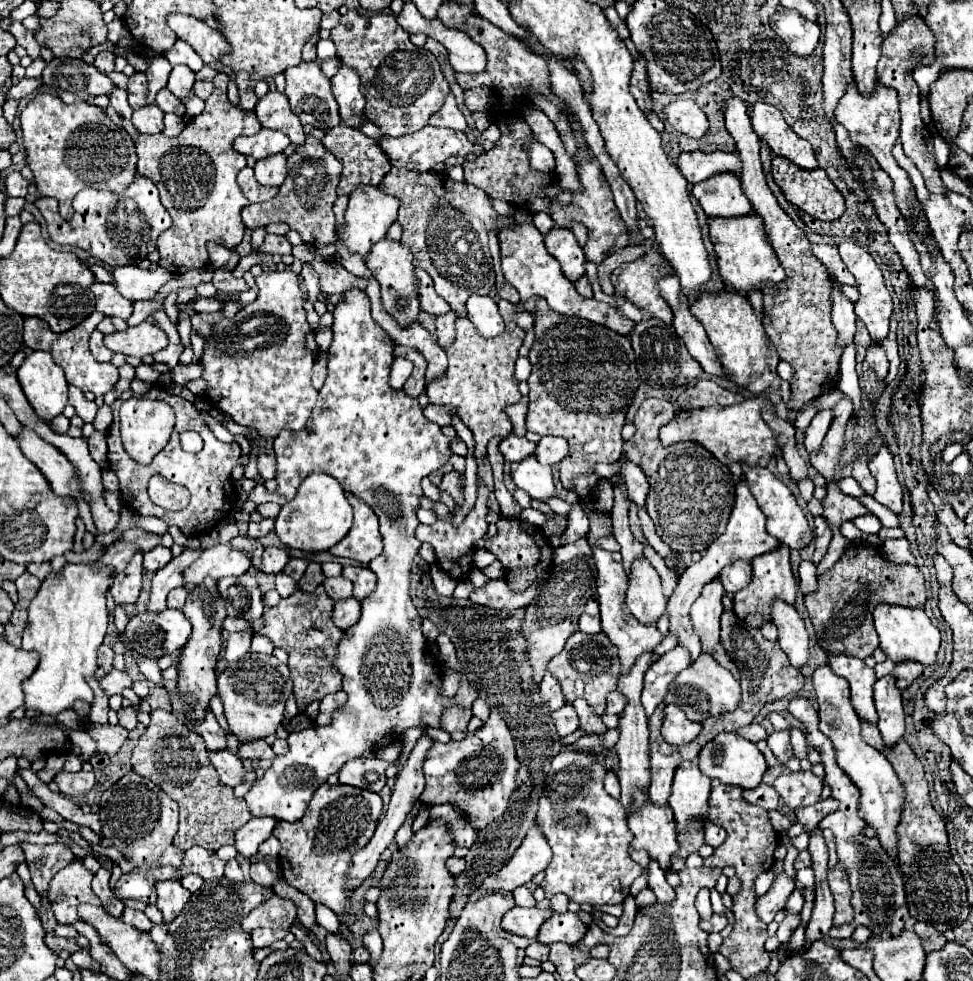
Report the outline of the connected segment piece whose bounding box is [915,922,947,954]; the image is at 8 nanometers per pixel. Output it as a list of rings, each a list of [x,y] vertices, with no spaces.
[[[917,922],[917,924],[915,924],[915,932],[921,936],[921,942],[923,942],[923,948],[925,948],[927,954],[929,954],[929,952],[935,952],[935,950],[941,950],[941,948],[947,944],[945,936],[943,936],[941,932],[937,932],[931,924]]]

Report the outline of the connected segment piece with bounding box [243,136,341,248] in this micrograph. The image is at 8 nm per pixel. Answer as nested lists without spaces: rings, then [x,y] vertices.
[[[307,136],[305,144],[293,152],[289,160],[289,170],[285,182],[279,186],[279,194],[261,204],[251,204],[243,208],[243,222],[247,228],[259,228],[267,226],[273,222],[285,222],[291,226],[291,230],[299,232],[305,244],[323,248],[327,244],[337,242],[337,232],[335,232],[335,214],[333,214],[333,204],[335,204],[335,188],[339,184],[341,176],[341,162],[313,136]]]

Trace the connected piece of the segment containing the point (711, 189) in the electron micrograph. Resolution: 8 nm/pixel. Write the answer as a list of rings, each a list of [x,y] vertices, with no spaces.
[[[719,172],[693,186],[691,194],[707,216],[745,216],[753,208],[741,190],[741,182],[733,172]]]

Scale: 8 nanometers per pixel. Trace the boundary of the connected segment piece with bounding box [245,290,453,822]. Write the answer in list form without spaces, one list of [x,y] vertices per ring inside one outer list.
[[[349,290],[349,292],[345,292],[345,302],[339,302],[339,304],[335,306],[333,316],[335,316],[335,322],[333,322],[333,342],[331,342],[331,348],[329,348],[329,352],[327,352],[327,354],[329,354],[329,356],[327,356],[327,360],[329,360],[329,372],[327,372],[327,380],[325,380],[323,388],[319,390],[319,400],[317,400],[317,404],[315,404],[315,408],[313,408],[313,414],[311,414],[311,418],[309,418],[309,422],[307,422],[307,426],[305,426],[303,430],[299,430],[299,432],[281,432],[281,434],[275,438],[275,442],[273,442],[273,448],[275,448],[275,454],[277,454],[277,484],[279,484],[277,490],[275,490],[275,492],[269,492],[267,488],[255,488],[255,490],[251,492],[251,496],[249,496],[249,500],[253,500],[255,504],[275,502],[275,504],[283,506],[283,504],[287,504],[289,500],[295,498],[299,484],[301,484],[309,474],[313,474],[313,472],[325,472],[325,474],[329,474],[329,476],[335,476],[335,480],[343,486],[345,492],[355,494],[359,500],[363,500],[367,506],[371,506],[371,508],[377,512],[377,516],[379,516],[379,530],[381,530],[381,536],[383,536],[383,552],[381,552],[381,556],[377,556],[377,558],[371,560],[371,564],[369,564],[369,568],[377,574],[377,590],[375,590],[375,596],[371,596],[371,600],[365,600],[365,602],[361,604],[363,614],[361,614],[361,618],[359,618],[359,622],[357,622],[355,626],[351,626],[349,630],[345,630],[345,636],[343,636],[343,640],[339,642],[339,654],[335,656],[335,668],[343,674],[343,690],[349,694],[347,704],[345,704],[339,712],[335,712],[333,722],[331,722],[329,726],[317,726],[317,724],[313,724],[311,728],[307,728],[307,730],[303,730],[303,732],[293,732],[293,734],[289,734],[289,738],[287,738],[287,742],[289,742],[289,752],[287,752],[285,756],[277,756],[277,758],[273,760],[273,764],[267,768],[265,776],[263,776],[261,780],[257,780],[255,786],[245,794],[247,808],[249,808],[249,812],[251,812],[253,816],[271,816],[271,818],[277,818],[277,820],[283,820],[283,822],[297,822],[297,820],[301,820],[303,814],[305,814],[305,810],[307,810],[307,806],[309,806],[309,800],[311,800],[311,796],[313,796],[313,792],[315,792],[315,790],[317,790],[331,774],[339,772],[347,760],[359,758],[359,756],[363,756],[363,752],[367,752],[367,750],[377,750],[377,748],[381,748],[383,744],[389,744],[389,742],[399,740],[399,736],[401,736],[403,730],[407,730],[407,728],[413,728],[413,726],[421,726],[421,728],[433,726],[433,728],[439,728],[439,720],[441,720],[443,708],[447,708],[447,706],[453,704],[451,698],[445,698],[445,696],[439,694],[439,690],[441,690],[441,676],[437,674],[437,672],[439,672],[439,662],[435,660],[435,656],[433,656],[433,654],[429,652],[429,648],[427,648],[427,642],[425,642],[425,638],[423,638],[423,634],[421,634],[421,618],[419,618],[419,614],[417,614],[417,610],[415,610],[415,606],[413,606],[413,602],[411,602],[411,598],[409,598],[409,572],[411,572],[413,558],[415,558],[415,554],[419,552],[419,540],[415,538],[415,528],[419,526],[419,520],[417,520],[417,508],[419,508],[419,500],[421,500],[419,482],[421,482],[425,476],[429,476],[431,472],[439,470],[439,468],[449,460],[449,456],[451,456],[451,448],[449,448],[451,438],[443,436],[441,428],[439,428],[437,424],[429,422],[429,420],[423,416],[423,408],[419,406],[419,400],[407,396],[403,390],[395,390],[395,388],[389,386],[389,368],[391,368],[393,346],[395,346],[395,344],[389,340],[387,332],[385,332],[381,326],[377,326],[375,320],[371,318],[367,294],[361,292],[361,290]]]

